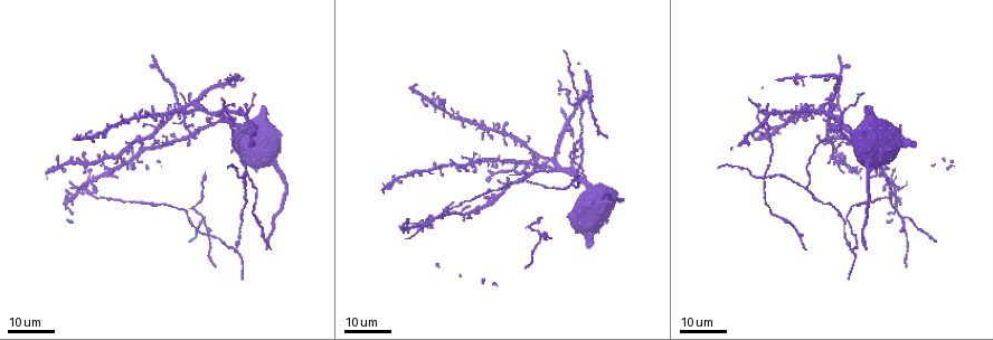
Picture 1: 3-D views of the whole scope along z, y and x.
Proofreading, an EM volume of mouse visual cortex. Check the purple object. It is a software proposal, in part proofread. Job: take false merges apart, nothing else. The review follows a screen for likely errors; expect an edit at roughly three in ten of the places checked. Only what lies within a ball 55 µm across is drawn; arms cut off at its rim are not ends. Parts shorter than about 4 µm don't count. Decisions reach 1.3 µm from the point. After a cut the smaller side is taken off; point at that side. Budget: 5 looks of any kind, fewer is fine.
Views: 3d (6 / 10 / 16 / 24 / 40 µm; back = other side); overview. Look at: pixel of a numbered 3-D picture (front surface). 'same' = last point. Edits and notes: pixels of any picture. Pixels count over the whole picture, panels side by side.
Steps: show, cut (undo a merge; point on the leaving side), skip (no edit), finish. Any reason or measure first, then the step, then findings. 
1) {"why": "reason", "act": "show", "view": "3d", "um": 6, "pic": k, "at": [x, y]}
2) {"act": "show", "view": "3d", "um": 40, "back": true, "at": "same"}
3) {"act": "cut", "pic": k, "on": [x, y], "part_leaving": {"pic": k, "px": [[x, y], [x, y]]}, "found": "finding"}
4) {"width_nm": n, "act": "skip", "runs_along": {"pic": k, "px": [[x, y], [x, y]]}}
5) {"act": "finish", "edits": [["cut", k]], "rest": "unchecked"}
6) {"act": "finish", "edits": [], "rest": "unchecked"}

{"why": "arms part here", "act": "show", "view": "3d", "um": 16, "pic": 1, "at": [580, 139]}

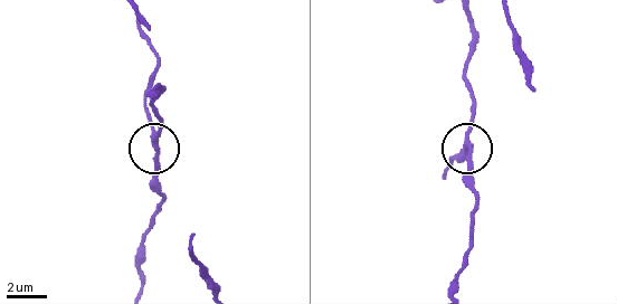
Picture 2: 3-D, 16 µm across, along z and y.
{"act": "show", "view": "3d", "um": 6, "pic": 2, "at": [154, 142]}

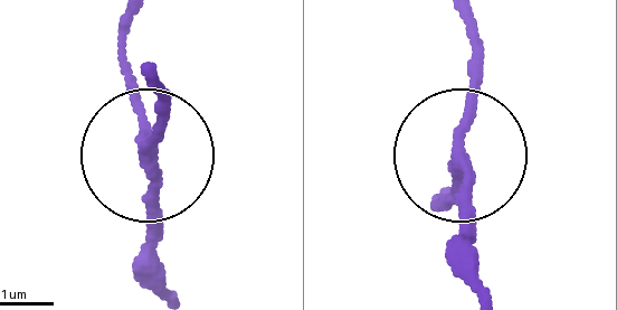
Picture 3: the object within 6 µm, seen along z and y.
{"arms": 3, "act": "skip", "runs_along": {"pic": 3, "px": [[164, 282], [125, 28]]}, "found": "one cell here"}

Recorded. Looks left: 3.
{"why": "three arms meet", "act": "show", "view": "3d", "um": 24, "pic": 1, "at": [203, 218]}

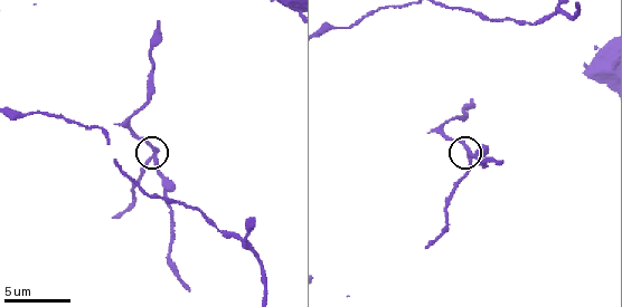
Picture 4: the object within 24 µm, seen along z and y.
{"act": "show", "view": "3d", "um": 6, "pic": 4, "at": [156, 152]}

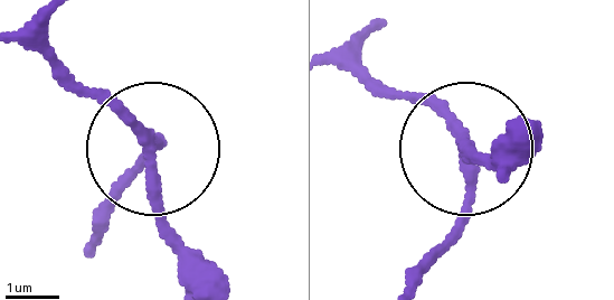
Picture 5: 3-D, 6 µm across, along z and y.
{"act": "cut", "pic": 5, "on": [466, 215], "part_leaving": {"pic": 5, "px": [[150, 147], [105, 226]]}, "found": "two cells meet here"}

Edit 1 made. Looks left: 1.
{"act": "finish", "edits": [["cut", 5]], "rest": "unchecked"}

